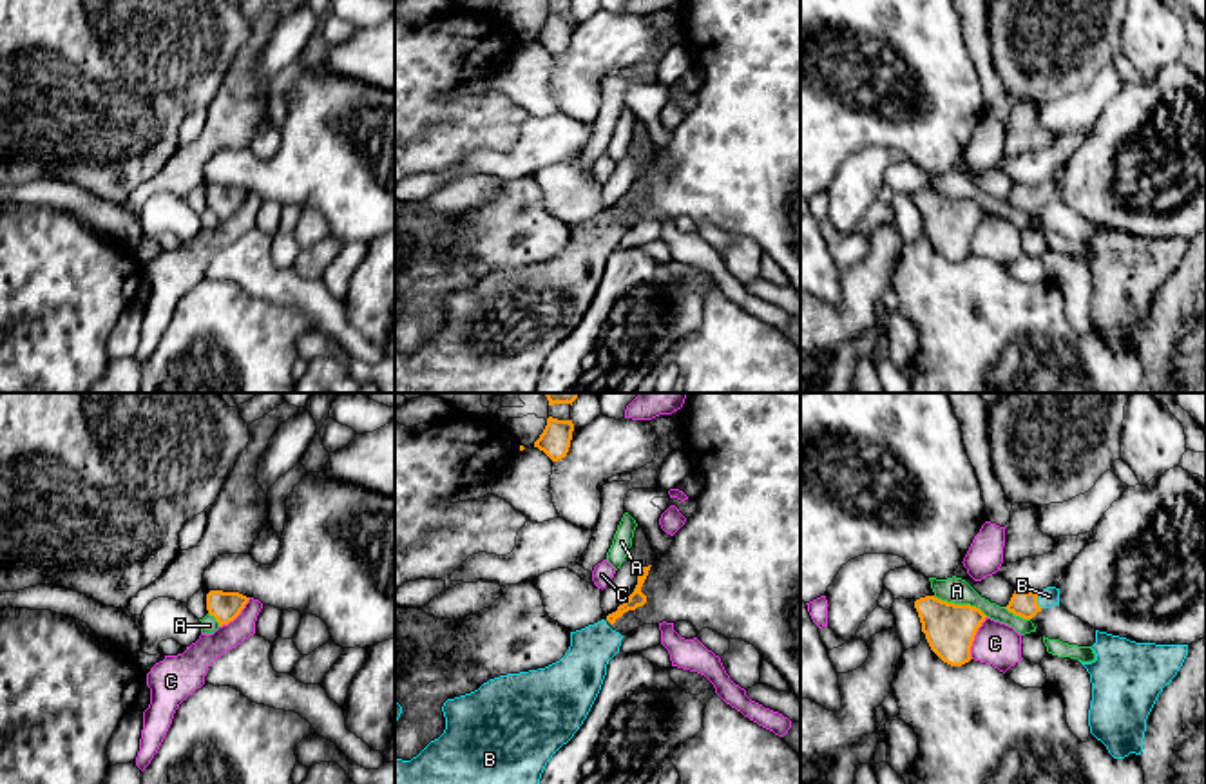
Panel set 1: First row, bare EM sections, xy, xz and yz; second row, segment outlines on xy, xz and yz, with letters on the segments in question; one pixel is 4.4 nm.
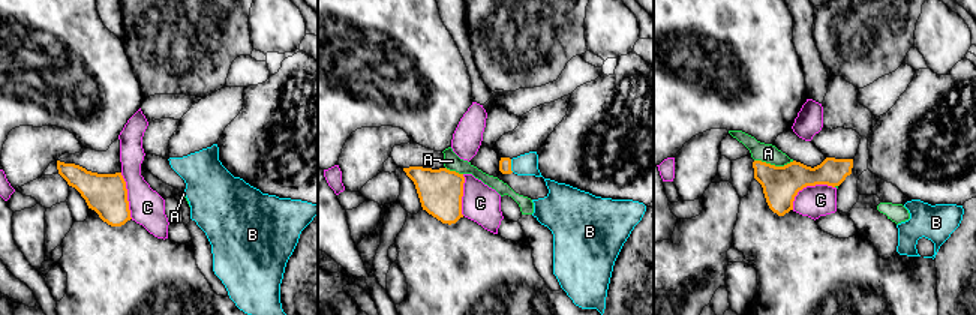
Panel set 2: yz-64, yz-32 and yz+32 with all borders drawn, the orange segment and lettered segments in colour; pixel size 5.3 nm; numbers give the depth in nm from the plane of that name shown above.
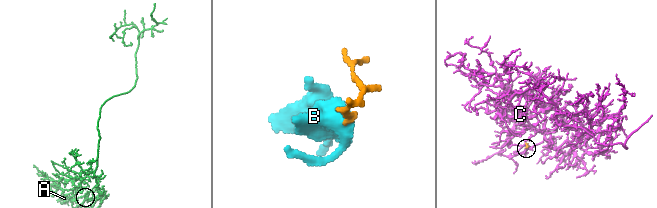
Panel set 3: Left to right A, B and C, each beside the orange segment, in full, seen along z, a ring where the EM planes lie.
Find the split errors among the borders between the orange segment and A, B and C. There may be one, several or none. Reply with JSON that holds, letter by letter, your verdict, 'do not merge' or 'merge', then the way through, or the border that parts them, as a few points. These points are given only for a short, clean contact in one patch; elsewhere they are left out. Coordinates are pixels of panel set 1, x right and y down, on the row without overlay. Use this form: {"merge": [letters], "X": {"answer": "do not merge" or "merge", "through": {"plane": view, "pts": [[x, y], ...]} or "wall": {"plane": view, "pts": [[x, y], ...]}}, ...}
{"merge": ["B"], "A": {"answer": "do not merge"}, "B": {"answer": "merge", "through": {"plane": "yz", "pts": [[1022, 198], [1036, 194], [1049, 191]]}}, "C": {"answer": "do not merge"}}

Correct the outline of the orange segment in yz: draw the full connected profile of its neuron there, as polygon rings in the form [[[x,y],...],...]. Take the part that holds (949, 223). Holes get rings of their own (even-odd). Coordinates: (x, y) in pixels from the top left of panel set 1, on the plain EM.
[[[934,190],[914,196],[922,226],[931,244],[947,259],[962,261],[969,257],[974,230],[985,208],[971,199],[954,199]]]

